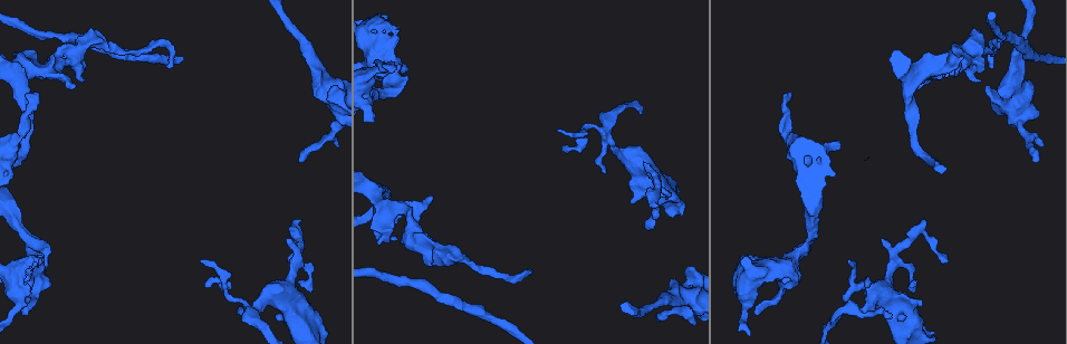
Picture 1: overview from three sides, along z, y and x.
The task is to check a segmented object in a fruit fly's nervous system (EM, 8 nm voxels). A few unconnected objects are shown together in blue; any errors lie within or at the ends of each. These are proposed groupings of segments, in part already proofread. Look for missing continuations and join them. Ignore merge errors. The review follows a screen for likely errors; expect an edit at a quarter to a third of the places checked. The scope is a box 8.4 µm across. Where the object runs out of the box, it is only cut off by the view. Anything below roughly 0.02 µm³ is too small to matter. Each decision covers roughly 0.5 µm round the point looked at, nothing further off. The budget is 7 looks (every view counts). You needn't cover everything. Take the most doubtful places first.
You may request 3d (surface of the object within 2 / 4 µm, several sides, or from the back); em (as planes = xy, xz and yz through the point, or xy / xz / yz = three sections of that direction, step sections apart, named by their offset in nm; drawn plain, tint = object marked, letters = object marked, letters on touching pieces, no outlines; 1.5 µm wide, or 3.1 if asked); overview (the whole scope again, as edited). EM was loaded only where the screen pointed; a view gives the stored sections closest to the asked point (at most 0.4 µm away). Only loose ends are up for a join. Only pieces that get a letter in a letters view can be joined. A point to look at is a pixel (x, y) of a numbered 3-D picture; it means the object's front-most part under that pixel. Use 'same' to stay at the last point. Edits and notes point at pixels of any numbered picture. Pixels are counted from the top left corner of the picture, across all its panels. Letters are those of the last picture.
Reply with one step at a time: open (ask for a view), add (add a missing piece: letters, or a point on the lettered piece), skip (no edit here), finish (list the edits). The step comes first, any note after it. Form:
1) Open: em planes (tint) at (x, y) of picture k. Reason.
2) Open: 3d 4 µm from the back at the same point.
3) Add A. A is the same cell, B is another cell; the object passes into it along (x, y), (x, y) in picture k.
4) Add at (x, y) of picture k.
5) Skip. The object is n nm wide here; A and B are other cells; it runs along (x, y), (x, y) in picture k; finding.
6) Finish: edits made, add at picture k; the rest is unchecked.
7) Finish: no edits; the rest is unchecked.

Open: em planes (letters) at (656, 313) of picture 1. Free end.

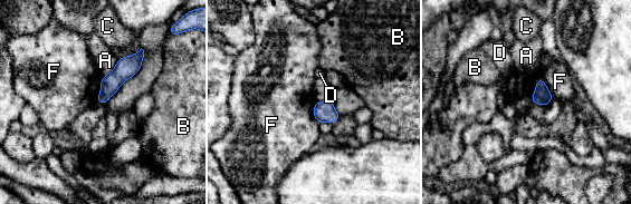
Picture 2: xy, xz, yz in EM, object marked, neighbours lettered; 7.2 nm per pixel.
Skip. The object is 130 nm wide here; A, B, C, D and F are other cells; a border runs along (537, 77), (544, 80), (553, 98) in picture 2; no lettered piece goes on from it.

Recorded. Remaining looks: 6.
Open: 3d 2 µm at (943, 262) of picture 1. Thin end.

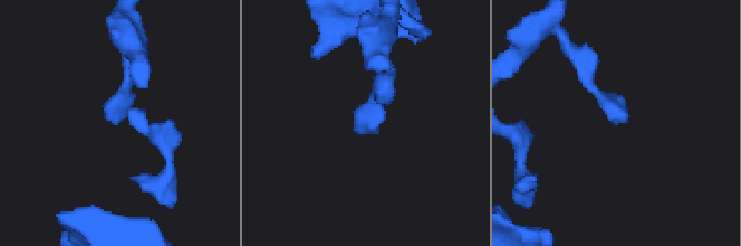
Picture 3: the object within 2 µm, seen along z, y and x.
Open: em planes (tint) at (622, 119) of picture 3. Need the tissue.

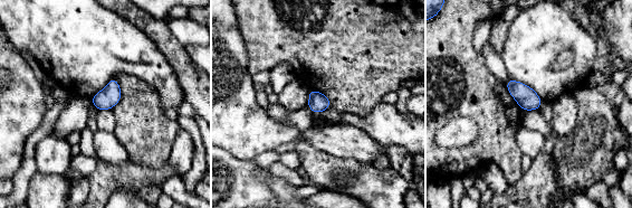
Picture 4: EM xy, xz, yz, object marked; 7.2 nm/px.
Open: em planes (letters) at the same point. What lies round it.

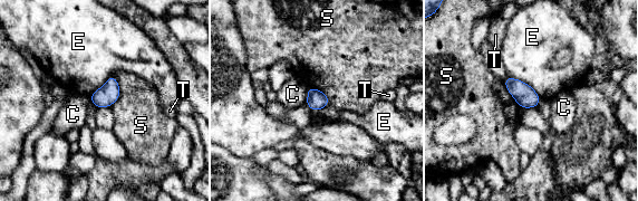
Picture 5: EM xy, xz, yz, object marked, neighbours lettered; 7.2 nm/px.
Skip. C, E, S and T are other cells; a border runs along (308, 86), (320, 89), (329, 104) in picture 5; no lettered piece goes on from it.

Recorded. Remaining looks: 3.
Open: 3d 4 µm at (891, 314) of picture 1. Thin end.

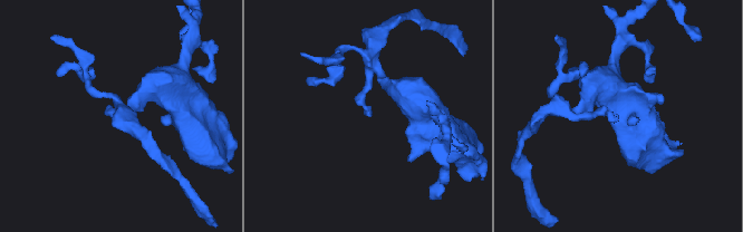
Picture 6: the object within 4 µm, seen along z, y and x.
Open: em planes (tint) at (369, 115) of picture 6.

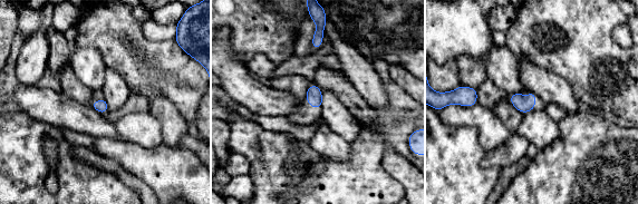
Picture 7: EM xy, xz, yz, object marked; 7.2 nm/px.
Open: em planes (letters) at the same point.

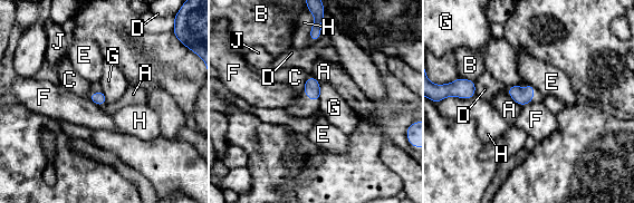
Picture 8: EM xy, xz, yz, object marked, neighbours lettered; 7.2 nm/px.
Skip. A, B, C, D, E, F, G, H and J are other cells; a border runs along (319, 84), (320, 99) in picture 8; no lettered piece goes on from it.

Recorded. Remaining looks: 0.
Finish: no edits; the rest is unchecked.

